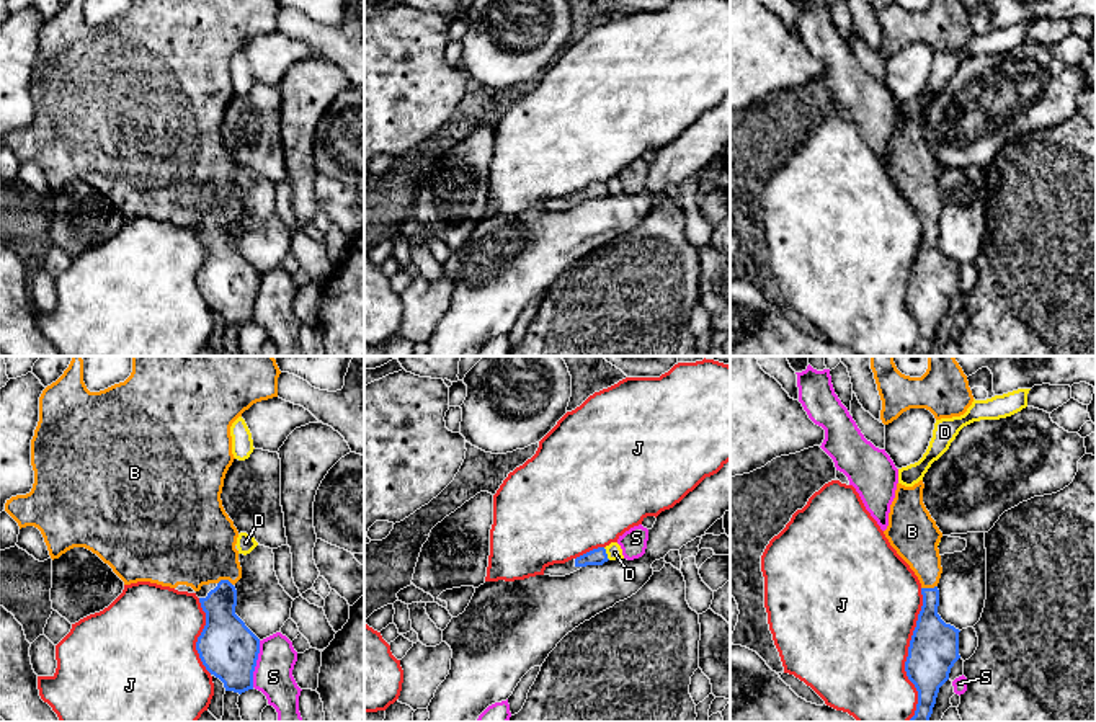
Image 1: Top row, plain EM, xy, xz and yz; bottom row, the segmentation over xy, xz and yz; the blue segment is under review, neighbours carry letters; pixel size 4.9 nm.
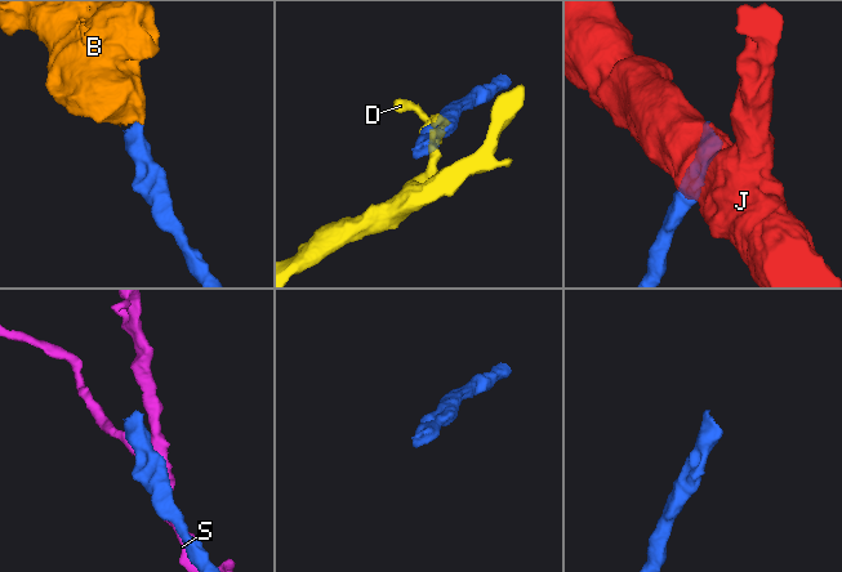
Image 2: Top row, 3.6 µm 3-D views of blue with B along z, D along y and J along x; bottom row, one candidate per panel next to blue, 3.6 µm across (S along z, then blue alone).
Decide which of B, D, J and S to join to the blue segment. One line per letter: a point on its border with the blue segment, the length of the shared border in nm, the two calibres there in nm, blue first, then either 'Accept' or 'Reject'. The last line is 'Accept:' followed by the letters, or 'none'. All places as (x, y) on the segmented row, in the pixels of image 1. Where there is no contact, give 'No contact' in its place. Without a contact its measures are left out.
B: Touches blue at xy (226, 580). Shared border 80 nm. Thickness 200 nm (blue) against 420 nm. Accept
D: Touches blue at xz (606, 554). Shared border 70 nm. Thickness 80 nm (blue) against 80 nm. Reject
J: Touches blue at yz (908, 655). Shared border 650 nm. Thickness 240 nm (blue) against 480 nm. Reject
S: Touches blue at xy (255, 664). Shared border 240 nm. Thickness 280 nm (blue) against 190 nm. Reject
Accept: B

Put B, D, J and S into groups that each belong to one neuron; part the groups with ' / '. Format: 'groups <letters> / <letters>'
groups B / D / J / S

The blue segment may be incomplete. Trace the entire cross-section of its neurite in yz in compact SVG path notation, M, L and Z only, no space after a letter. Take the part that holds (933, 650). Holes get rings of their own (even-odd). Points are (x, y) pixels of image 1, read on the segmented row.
M897 484L884 531L890 546L910 565L921 583L923 606L913 631L905 671L918 691L915 715L908 722L929 722L939 688L960 658L959 629L938 614L942 573L938 544L942 533L923 503L924 484Z

